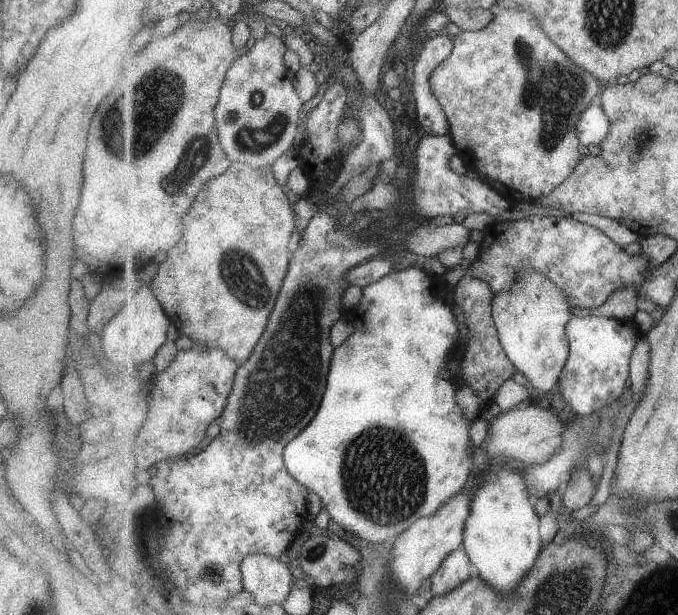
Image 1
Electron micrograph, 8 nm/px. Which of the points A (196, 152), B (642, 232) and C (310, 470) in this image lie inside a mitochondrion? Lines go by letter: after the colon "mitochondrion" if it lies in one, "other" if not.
A: mitochondrion
B: other
C: other

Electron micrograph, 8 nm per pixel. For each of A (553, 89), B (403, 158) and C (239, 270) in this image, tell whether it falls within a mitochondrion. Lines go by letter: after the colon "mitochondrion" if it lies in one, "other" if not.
A: mitochondrion
B: other
C: mitochondrion

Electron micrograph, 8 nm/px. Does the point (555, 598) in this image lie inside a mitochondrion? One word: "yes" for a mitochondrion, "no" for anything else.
yes

